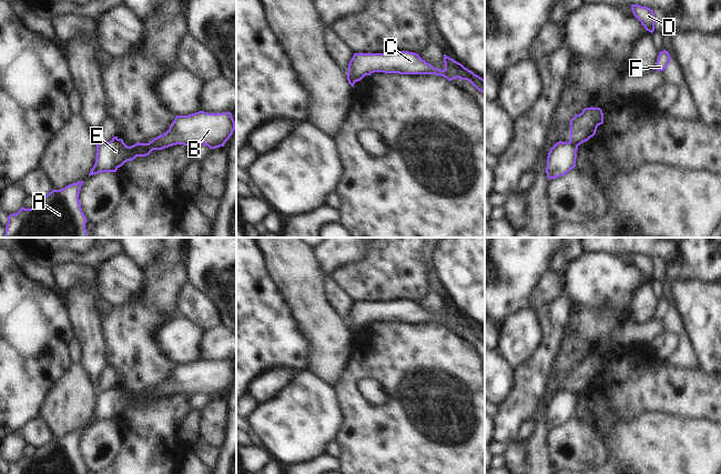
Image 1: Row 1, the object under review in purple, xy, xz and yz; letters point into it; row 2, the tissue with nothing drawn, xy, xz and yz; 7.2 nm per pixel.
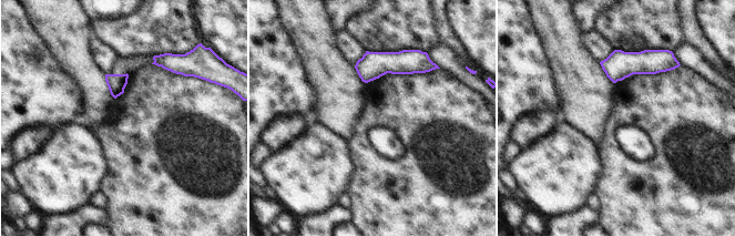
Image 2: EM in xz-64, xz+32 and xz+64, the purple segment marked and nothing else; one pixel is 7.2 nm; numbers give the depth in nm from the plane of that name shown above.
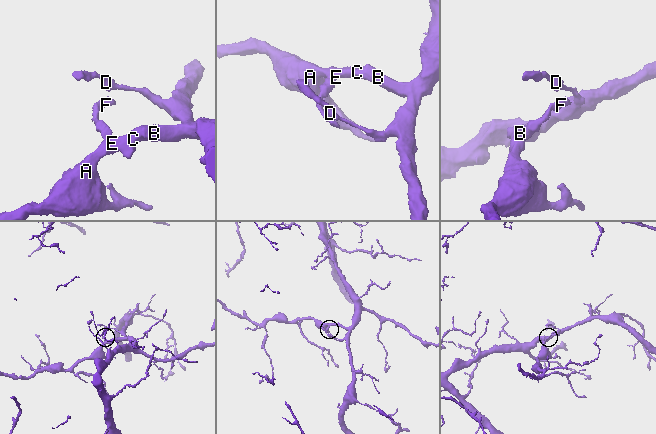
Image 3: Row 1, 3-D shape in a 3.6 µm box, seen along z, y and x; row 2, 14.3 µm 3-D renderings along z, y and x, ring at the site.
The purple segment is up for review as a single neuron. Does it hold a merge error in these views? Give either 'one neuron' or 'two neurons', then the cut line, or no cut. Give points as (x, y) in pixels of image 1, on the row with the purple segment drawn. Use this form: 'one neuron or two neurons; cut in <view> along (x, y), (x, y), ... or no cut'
two neurons; cut in xz along (347, 76), (354, 74), (361, 79)

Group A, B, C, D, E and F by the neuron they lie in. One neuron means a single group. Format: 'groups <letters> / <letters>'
groups A B C D E / F

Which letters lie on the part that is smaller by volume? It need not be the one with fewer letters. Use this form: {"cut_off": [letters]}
{"cut_off": ["F"]}

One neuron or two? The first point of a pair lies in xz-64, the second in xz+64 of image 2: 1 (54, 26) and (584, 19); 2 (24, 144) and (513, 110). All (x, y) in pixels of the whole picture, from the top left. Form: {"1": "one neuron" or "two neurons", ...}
{"1": "two neurons", "2": "two neurons"}

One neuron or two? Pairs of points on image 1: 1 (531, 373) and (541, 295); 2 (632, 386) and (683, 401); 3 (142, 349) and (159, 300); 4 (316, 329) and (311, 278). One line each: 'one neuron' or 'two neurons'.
1: two neurons
2: one neuron
3: one neuron
4: one neuron

